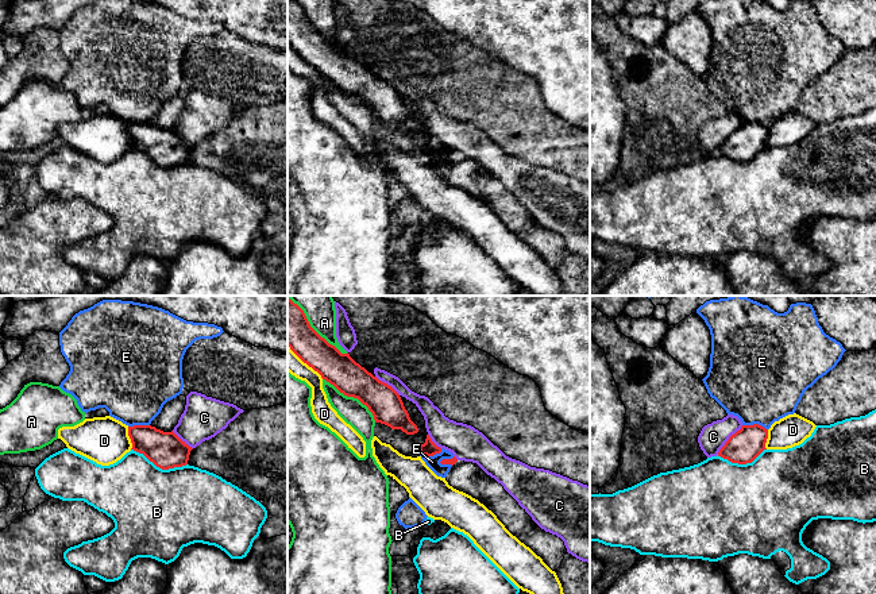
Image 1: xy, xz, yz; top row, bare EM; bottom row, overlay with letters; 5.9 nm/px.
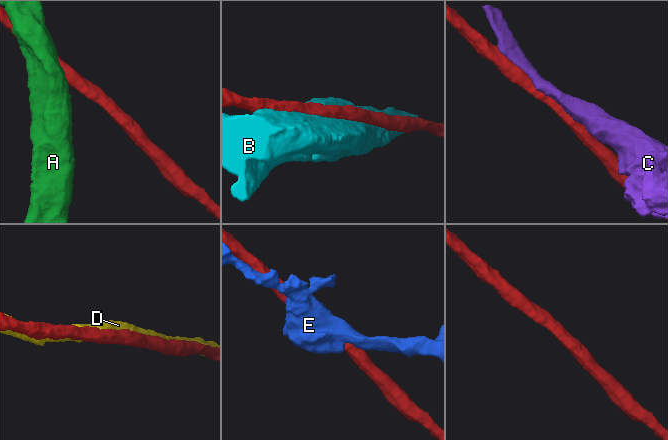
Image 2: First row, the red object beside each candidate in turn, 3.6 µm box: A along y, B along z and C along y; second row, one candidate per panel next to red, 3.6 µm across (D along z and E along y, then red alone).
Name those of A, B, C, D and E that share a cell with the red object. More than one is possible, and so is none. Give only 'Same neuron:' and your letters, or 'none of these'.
Same neuron: none of these

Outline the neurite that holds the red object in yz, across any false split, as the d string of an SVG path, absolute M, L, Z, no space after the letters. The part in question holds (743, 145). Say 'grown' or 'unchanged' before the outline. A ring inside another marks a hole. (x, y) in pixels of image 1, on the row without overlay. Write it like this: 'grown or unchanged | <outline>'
unchanged | M759 122L742 123L740 128L729 135L719 147L718 154L732 161L752 161L765 146L768 127Z

